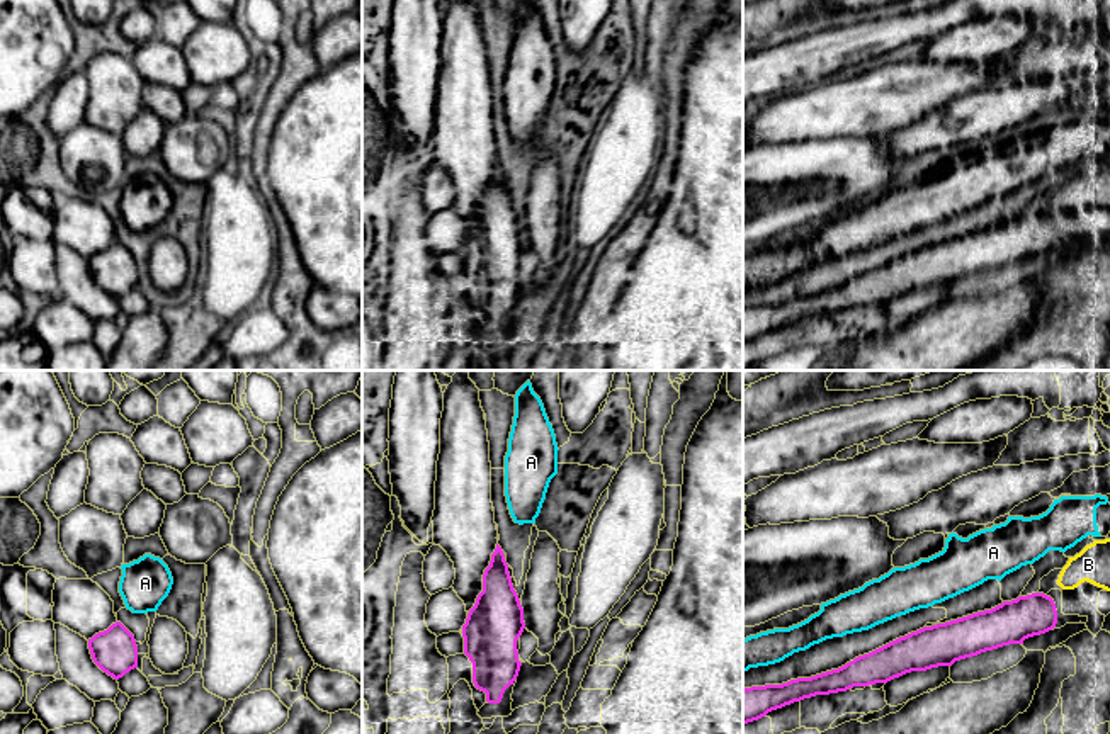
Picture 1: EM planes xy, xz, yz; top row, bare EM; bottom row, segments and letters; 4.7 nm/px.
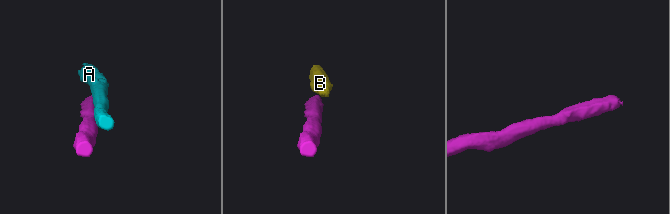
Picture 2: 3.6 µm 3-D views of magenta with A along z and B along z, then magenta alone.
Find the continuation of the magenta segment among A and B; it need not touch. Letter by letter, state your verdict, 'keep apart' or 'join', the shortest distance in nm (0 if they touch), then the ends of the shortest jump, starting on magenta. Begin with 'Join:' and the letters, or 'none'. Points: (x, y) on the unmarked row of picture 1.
Join: none
A: keep apart; 80 nm apart; from magenta across xy (119, 242), (128, 228)
B: keep apart; 70 nm apart; from magenta across yz (1049, 216), (1059, 204)

